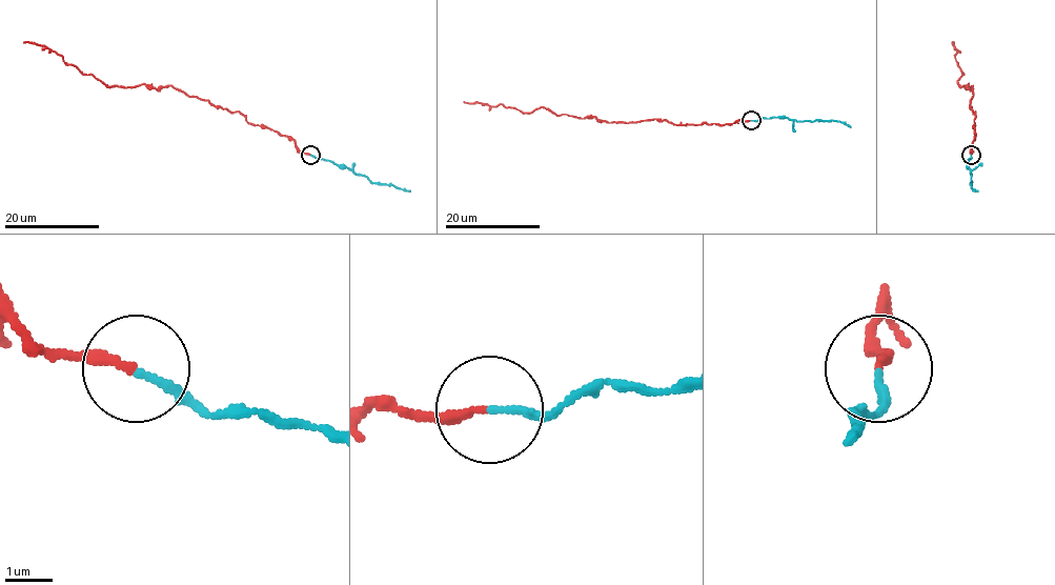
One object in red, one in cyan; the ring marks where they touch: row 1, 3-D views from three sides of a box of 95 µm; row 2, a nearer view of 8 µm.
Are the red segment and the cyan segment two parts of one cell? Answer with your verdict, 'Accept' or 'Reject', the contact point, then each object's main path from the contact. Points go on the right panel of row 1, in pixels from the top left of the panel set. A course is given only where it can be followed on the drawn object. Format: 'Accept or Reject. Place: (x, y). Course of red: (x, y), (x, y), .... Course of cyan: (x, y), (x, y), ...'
Reject. Place: (971, 155). Course of red: (971, 155), (973, 85), (956, 82), (962, 75), (952, 43). Course of cyan: (971, 155), (968, 164), (971, 185), (978, 192)

